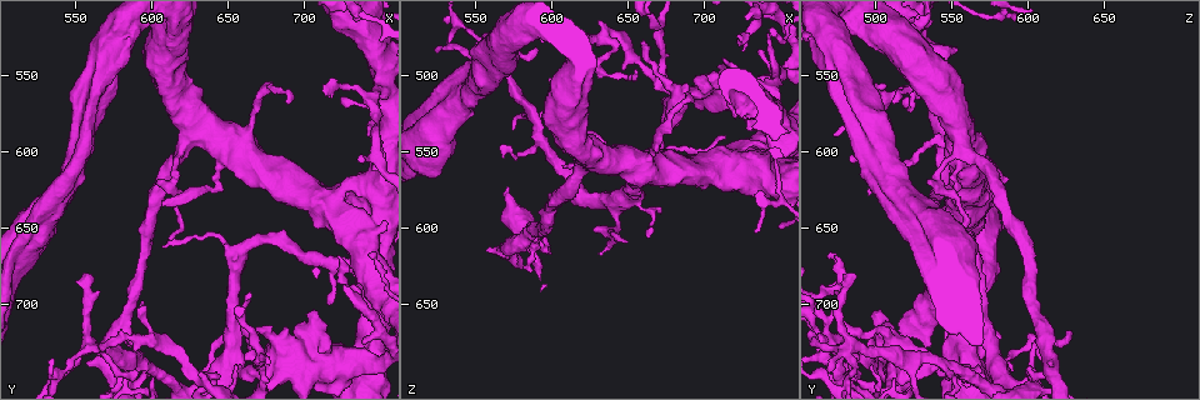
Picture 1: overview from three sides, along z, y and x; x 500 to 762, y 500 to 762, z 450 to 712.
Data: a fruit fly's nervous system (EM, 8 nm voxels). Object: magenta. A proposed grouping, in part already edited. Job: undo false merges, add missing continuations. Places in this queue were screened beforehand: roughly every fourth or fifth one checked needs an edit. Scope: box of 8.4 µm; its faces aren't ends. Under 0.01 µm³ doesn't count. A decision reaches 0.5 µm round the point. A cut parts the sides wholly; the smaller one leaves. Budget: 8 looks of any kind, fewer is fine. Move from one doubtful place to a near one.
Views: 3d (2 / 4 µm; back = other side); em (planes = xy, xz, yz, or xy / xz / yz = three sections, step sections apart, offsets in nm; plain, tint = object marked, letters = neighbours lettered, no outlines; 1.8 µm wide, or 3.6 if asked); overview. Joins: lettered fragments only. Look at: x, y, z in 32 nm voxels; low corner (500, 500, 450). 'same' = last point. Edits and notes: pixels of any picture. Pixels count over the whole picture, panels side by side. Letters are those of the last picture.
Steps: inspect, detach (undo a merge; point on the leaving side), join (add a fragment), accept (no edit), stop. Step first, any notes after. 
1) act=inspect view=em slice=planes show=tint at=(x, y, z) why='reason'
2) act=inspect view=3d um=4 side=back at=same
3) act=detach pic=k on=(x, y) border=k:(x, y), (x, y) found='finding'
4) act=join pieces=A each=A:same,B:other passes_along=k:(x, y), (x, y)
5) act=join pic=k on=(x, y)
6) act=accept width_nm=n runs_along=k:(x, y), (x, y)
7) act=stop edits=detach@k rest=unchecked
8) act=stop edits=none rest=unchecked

act=inspect view=3d um=2 at=(614, 626, 544) why='sharp bend'

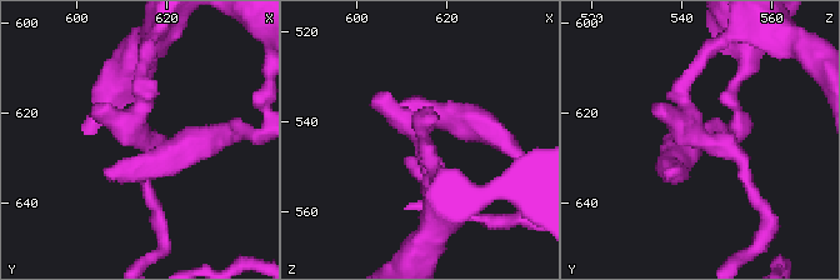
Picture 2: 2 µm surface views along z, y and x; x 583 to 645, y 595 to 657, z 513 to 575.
act=inspect view=em um=3.6 slice=yz step=8 show=letters at=(613, 626, 542)

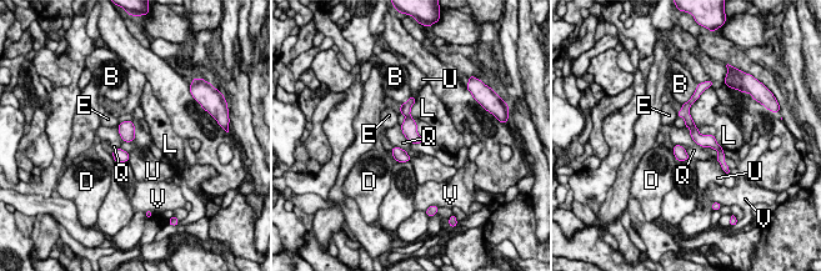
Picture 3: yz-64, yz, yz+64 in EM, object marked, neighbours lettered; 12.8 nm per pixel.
act=accept each=B:other,D:other,E:other,L:other,Q:other,U:other,V:other runs_along=3:(685, 106), (694, 131), (721, 156) found='one neuron here'

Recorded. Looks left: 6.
act=inspect view=3d um=4 side=back at=(662, 592, 554) why='four or more arms meet'

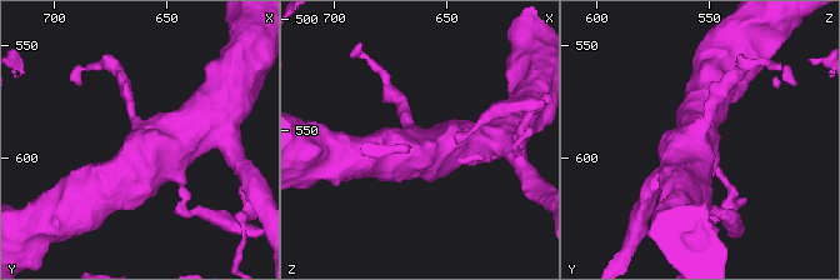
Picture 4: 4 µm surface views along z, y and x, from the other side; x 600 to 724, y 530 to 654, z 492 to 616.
act=inspect view=em um=3.6 slice=yz step=16 show=plain at=same arms=4 why='now the EM'

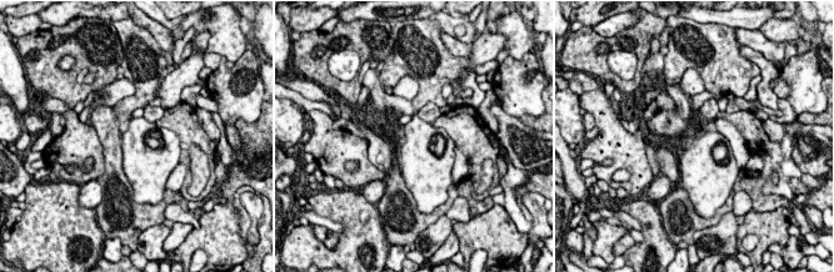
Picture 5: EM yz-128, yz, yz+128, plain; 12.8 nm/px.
act=inspect view=em um=3.6 slice=yz step=16 show=letters at=same

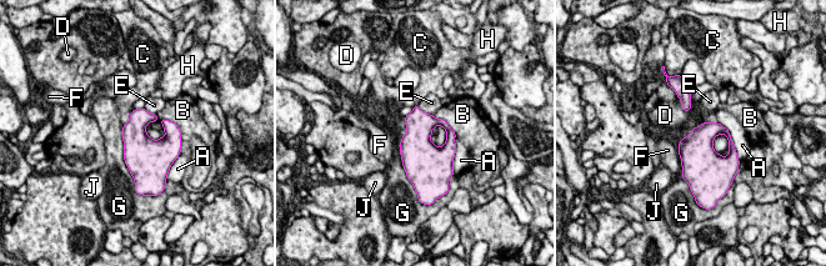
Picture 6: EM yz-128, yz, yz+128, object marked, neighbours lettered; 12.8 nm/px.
act=accept each=A:other,B:other,C:other,D:other,E:other,F:other,G:other,H:other,J:other border=6:(677, 96), (681, 108), (689, 111) found='continuous, no second neuron'

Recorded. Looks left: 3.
act=inspect view=3d um=4 at=(584, 716, 610) why='side arm on a straight run'

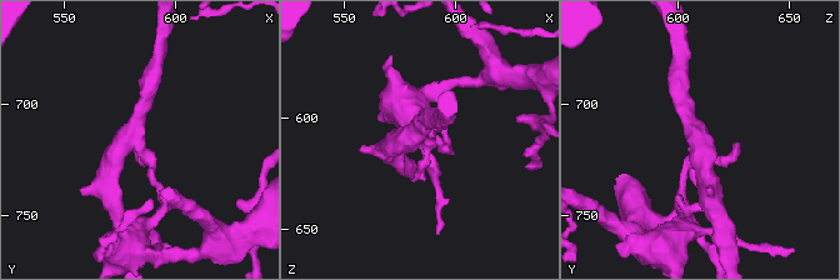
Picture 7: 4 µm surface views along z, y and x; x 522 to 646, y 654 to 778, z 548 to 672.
act=inspect view=em slice=xz step=16 show=tint at=(581, 715, 609)

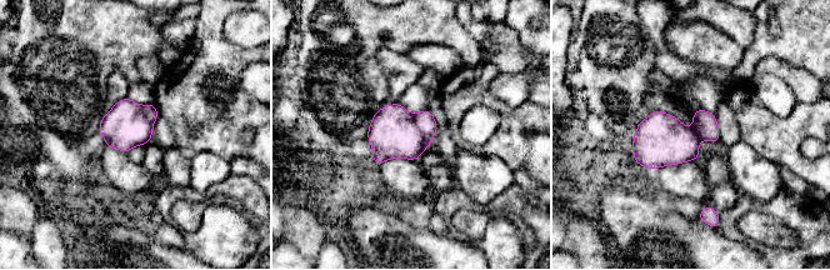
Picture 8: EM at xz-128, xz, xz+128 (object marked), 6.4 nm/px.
act=inspect view=em slice=planes show=letters at=same

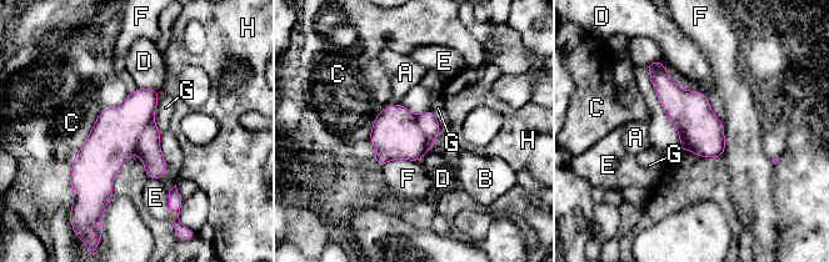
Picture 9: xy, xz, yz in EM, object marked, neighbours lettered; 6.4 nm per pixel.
act=detach pic=9 on=(149, 151) each=A:other,B:other,C:other,D:other,E:other,F:other,G:other,H:other border=9:(153, 119), (140, 136), (136, 152) found='a second neuron is stuck on'

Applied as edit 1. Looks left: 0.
act=stop edits=detach@9 rest=unchecked

